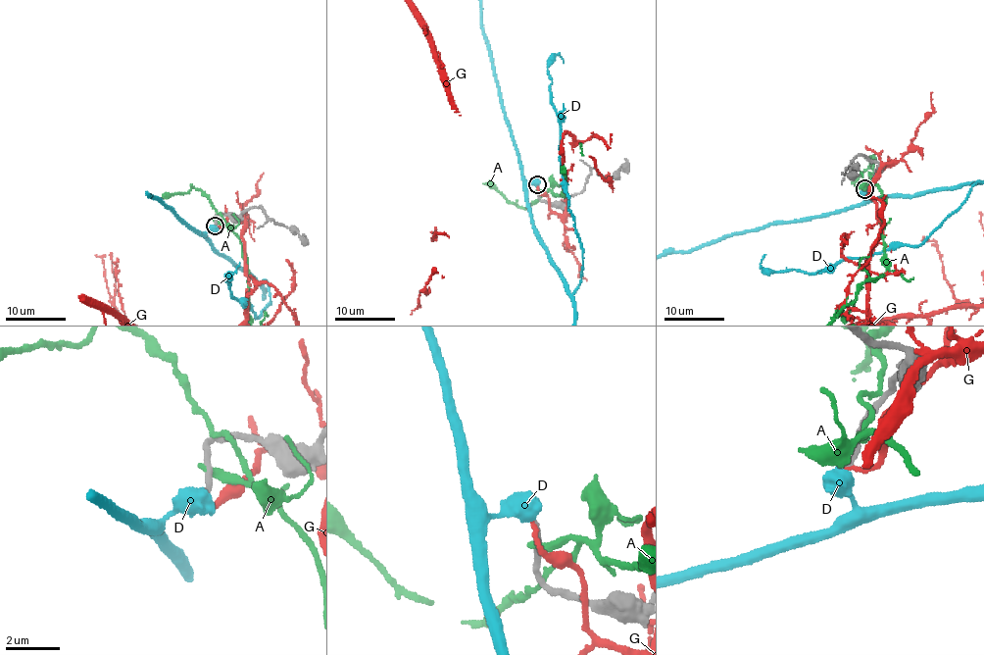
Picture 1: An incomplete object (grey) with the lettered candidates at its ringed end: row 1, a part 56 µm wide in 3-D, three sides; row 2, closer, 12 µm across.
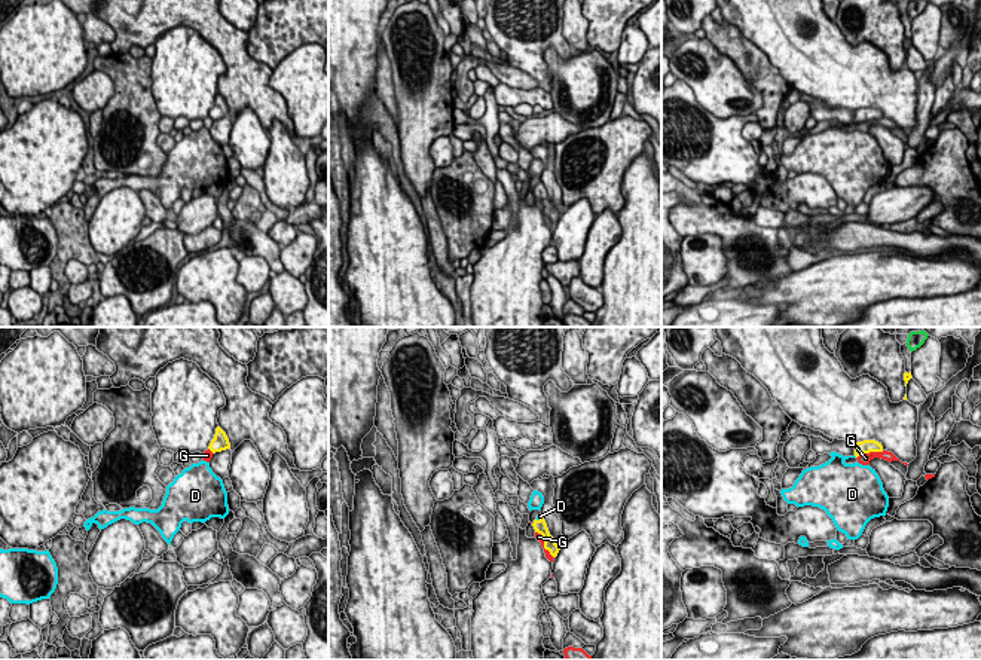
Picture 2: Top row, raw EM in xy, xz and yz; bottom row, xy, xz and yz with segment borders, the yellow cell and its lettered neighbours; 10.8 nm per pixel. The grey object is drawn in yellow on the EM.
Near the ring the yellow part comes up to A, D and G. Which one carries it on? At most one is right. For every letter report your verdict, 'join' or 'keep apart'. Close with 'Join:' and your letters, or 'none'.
A: keep apart
D: join
G: keep apart
Join: D

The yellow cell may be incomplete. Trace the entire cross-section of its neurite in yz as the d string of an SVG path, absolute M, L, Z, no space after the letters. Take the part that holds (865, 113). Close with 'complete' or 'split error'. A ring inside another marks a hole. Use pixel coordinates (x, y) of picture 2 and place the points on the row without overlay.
M864 107L855 110L855 123L858 125L859 122L870 120L870 119L883 119L881 110L875 107Z; complete

